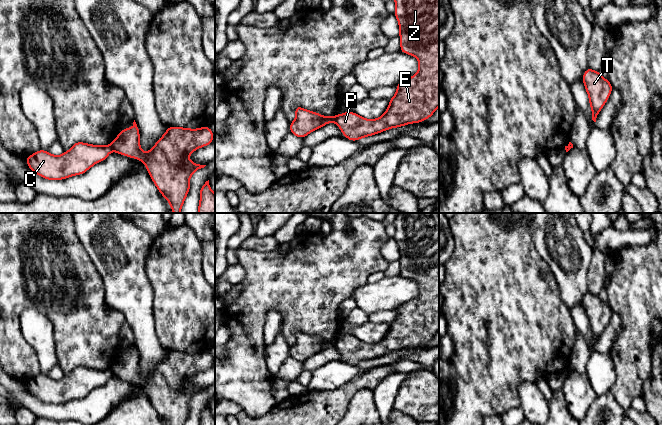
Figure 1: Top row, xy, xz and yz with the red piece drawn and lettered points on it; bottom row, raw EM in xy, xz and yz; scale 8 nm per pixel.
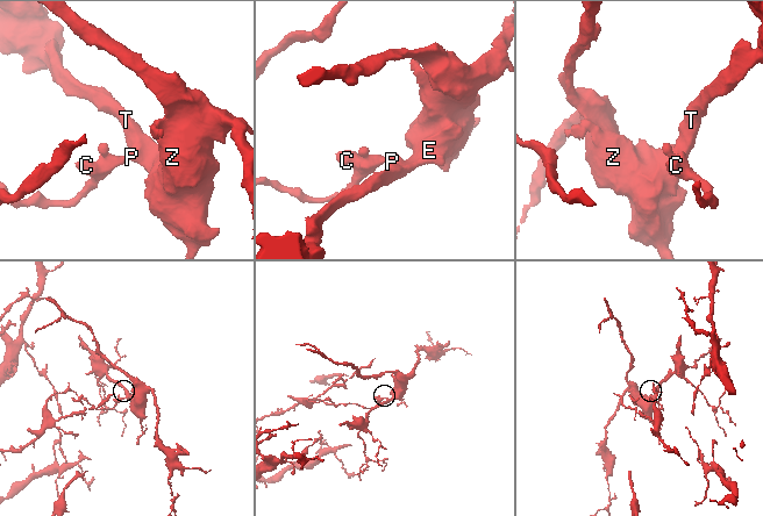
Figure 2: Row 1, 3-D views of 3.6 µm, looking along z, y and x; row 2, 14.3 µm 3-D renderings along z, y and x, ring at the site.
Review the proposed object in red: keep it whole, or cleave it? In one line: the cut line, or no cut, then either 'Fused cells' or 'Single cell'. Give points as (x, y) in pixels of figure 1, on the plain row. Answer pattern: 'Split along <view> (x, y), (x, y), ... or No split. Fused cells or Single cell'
Split along xz (337, 339), (333, 344). Fused cells

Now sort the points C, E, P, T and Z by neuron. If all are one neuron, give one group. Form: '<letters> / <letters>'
C / E P T Z

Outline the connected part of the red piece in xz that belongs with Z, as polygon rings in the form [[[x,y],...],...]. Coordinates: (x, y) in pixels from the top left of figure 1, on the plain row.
[[[397,213],[393,221],[401,264],[400,274],[419,284],[419,295],[396,309],[397,317],[390,323],[386,336],[378,343],[364,343],[354,336],[337,339],[334,346],[343,359],[352,365],[382,355],[420,347],[430,342],[439,330],[439,213]]]

